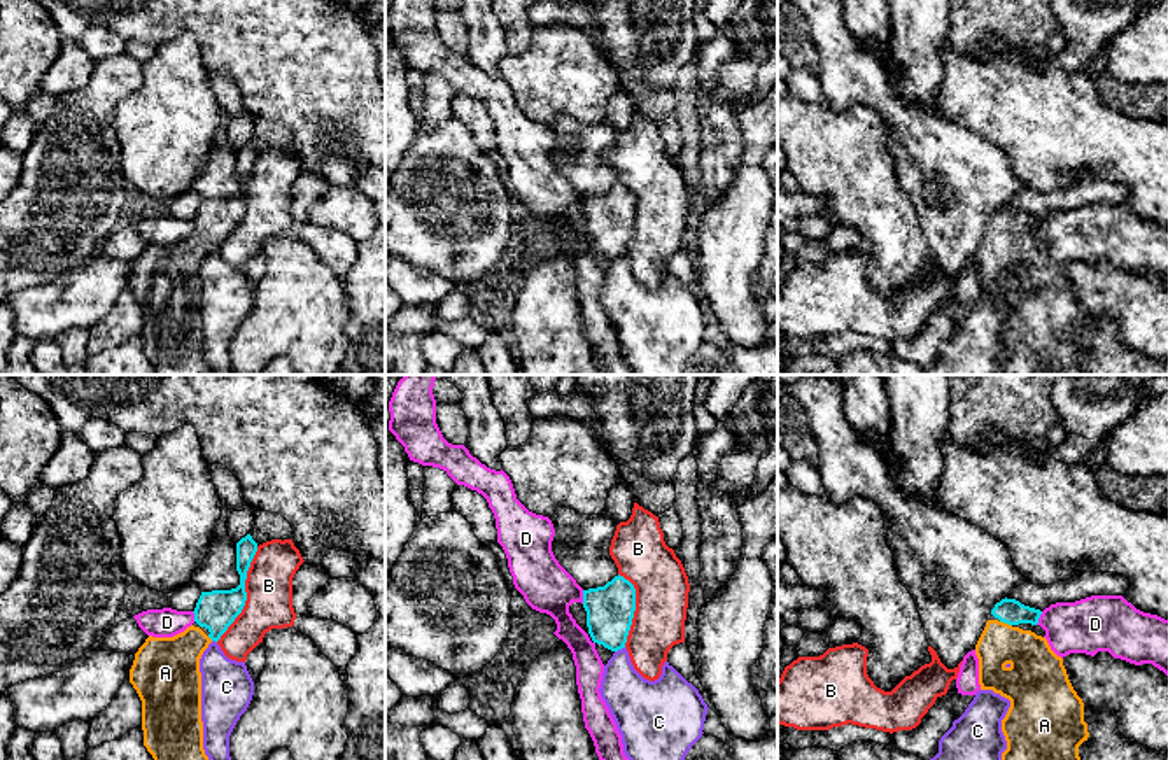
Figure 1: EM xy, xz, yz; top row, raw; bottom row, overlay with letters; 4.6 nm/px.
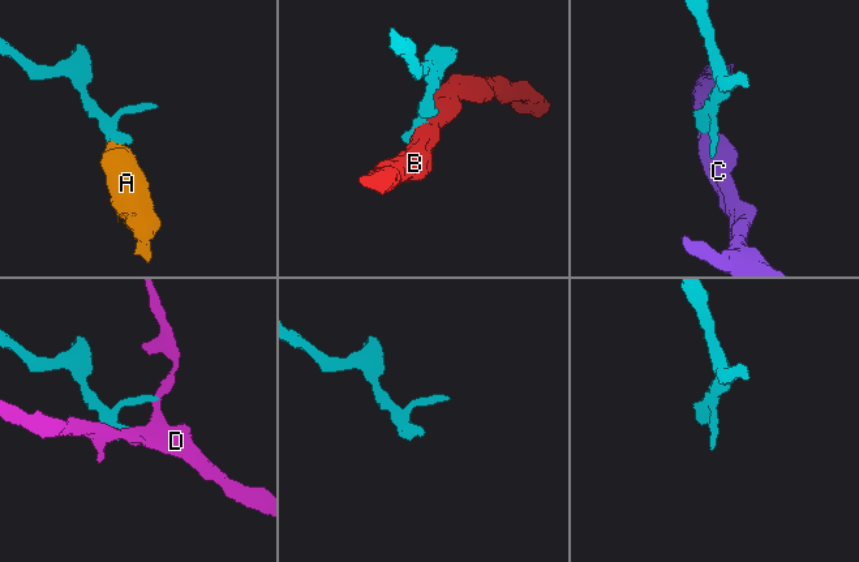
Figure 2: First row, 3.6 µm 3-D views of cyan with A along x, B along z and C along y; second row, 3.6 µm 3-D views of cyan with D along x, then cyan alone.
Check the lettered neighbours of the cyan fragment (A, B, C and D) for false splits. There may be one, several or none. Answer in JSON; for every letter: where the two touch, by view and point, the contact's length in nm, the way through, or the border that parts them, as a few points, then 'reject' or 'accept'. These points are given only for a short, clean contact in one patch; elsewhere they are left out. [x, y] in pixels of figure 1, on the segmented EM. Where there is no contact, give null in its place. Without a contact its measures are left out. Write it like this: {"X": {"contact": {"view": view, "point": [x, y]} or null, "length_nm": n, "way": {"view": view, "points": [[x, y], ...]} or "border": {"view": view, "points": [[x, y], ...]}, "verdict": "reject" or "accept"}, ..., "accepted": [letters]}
{"A": {"contact": {"view": "yz", "point": [1006, 622]}, "length_nm": 60, "way": {"view": "yz", "points": [[1011, 612], [1006, 622], [1006, 634], [1035, 668]]}, "verdict": "accept"}, "B": {"contact": {"view": "xy", "point": [246, 594]}, "length_nm": 480, "verdict": "reject"}, "C": {"contact": {"view": "xz", "point": [619, 648]}, "length_nm": 50, "border": {"view": "xz", "points": [[624, 647], [615, 652]]}, "verdict": "reject"}, "D": {"contact": {"view": "xz", "point": [584, 598]}, "length_nm": 60, "verdict": "reject"}, "accepted": ["A"]}

